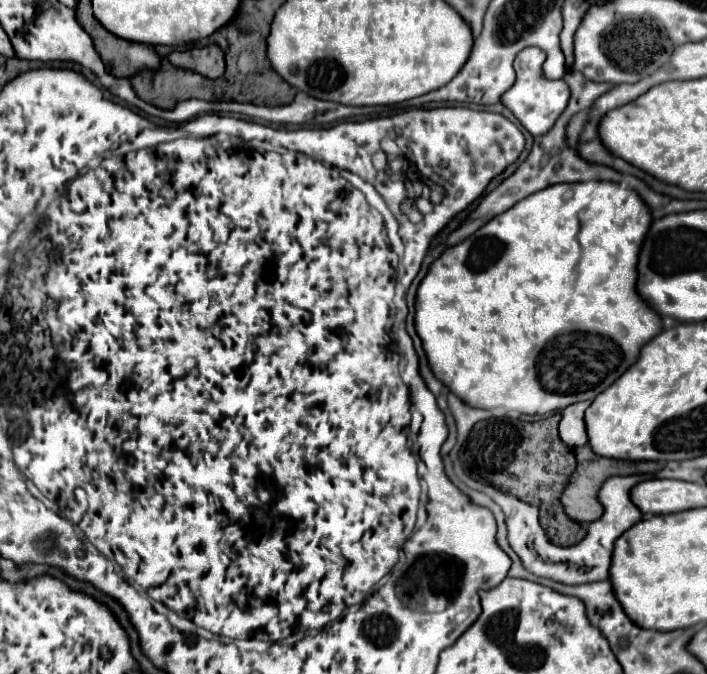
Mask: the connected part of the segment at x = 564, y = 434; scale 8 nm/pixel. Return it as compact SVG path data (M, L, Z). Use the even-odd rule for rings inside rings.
M580 402L572 404L562 412L560 420L560 438L570 446L578 448L588 442L586 436L586 426L584 426L584 410L590 406L590 402Z

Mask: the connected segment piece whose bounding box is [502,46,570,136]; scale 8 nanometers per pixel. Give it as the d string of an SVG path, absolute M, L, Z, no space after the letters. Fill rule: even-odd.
M532 46L532 48L524 48L518 52L516 60L514 60L514 70L516 70L516 84L502 96L502 104L508 106L512 110L512 114L520 120L520 124L532 134L532 136L542 136L546 134L552 124L556 122L556 118L564 112L568 98L570 98L570 90L568 84L564 80L546 80L542 76L542 64L546 60L546 54Z

